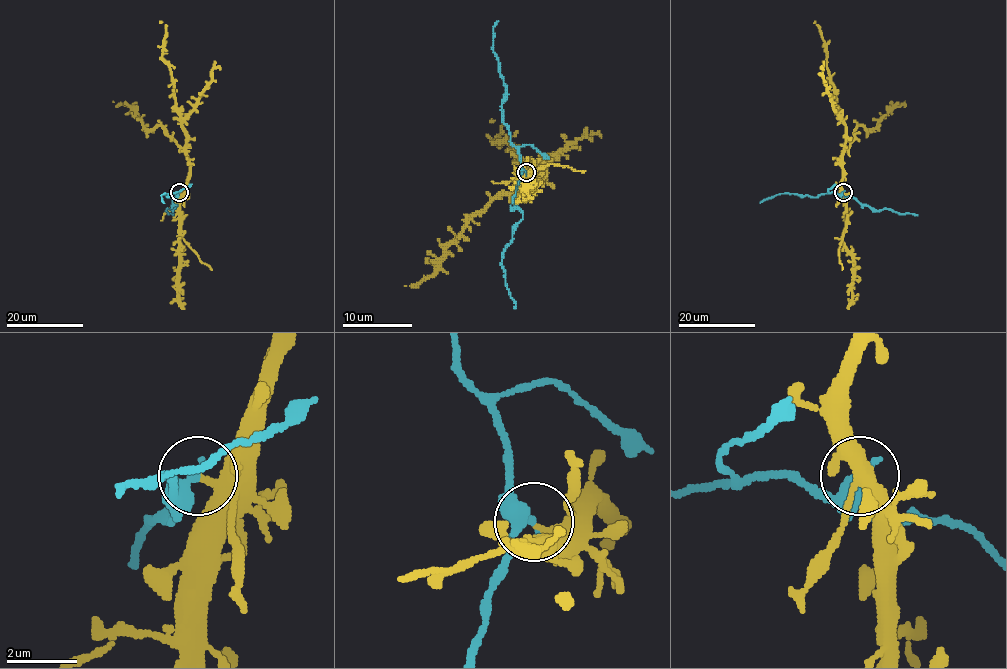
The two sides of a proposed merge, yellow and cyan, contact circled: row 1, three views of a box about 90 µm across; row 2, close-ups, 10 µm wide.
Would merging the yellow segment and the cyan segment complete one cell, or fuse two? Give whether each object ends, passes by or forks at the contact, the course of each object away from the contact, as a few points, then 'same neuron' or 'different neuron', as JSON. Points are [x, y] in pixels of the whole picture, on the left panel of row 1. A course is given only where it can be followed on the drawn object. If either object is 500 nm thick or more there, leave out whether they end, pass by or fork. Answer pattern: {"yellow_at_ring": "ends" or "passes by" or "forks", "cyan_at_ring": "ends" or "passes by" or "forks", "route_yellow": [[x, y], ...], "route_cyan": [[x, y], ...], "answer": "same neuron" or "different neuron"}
{"yellow_at_ring": "ends", "cyan_at_ring": "passes by", "route_yellow": [[179, 192], [189, 172], [186, 132], [177, 108], [171, 69], [162, 58], [165, 27], [159, 21]], "route_cyan": [[179, 192], [167, 197], [168, 194], [162, 194], [164, 203]], "answer": "different neuron"}

